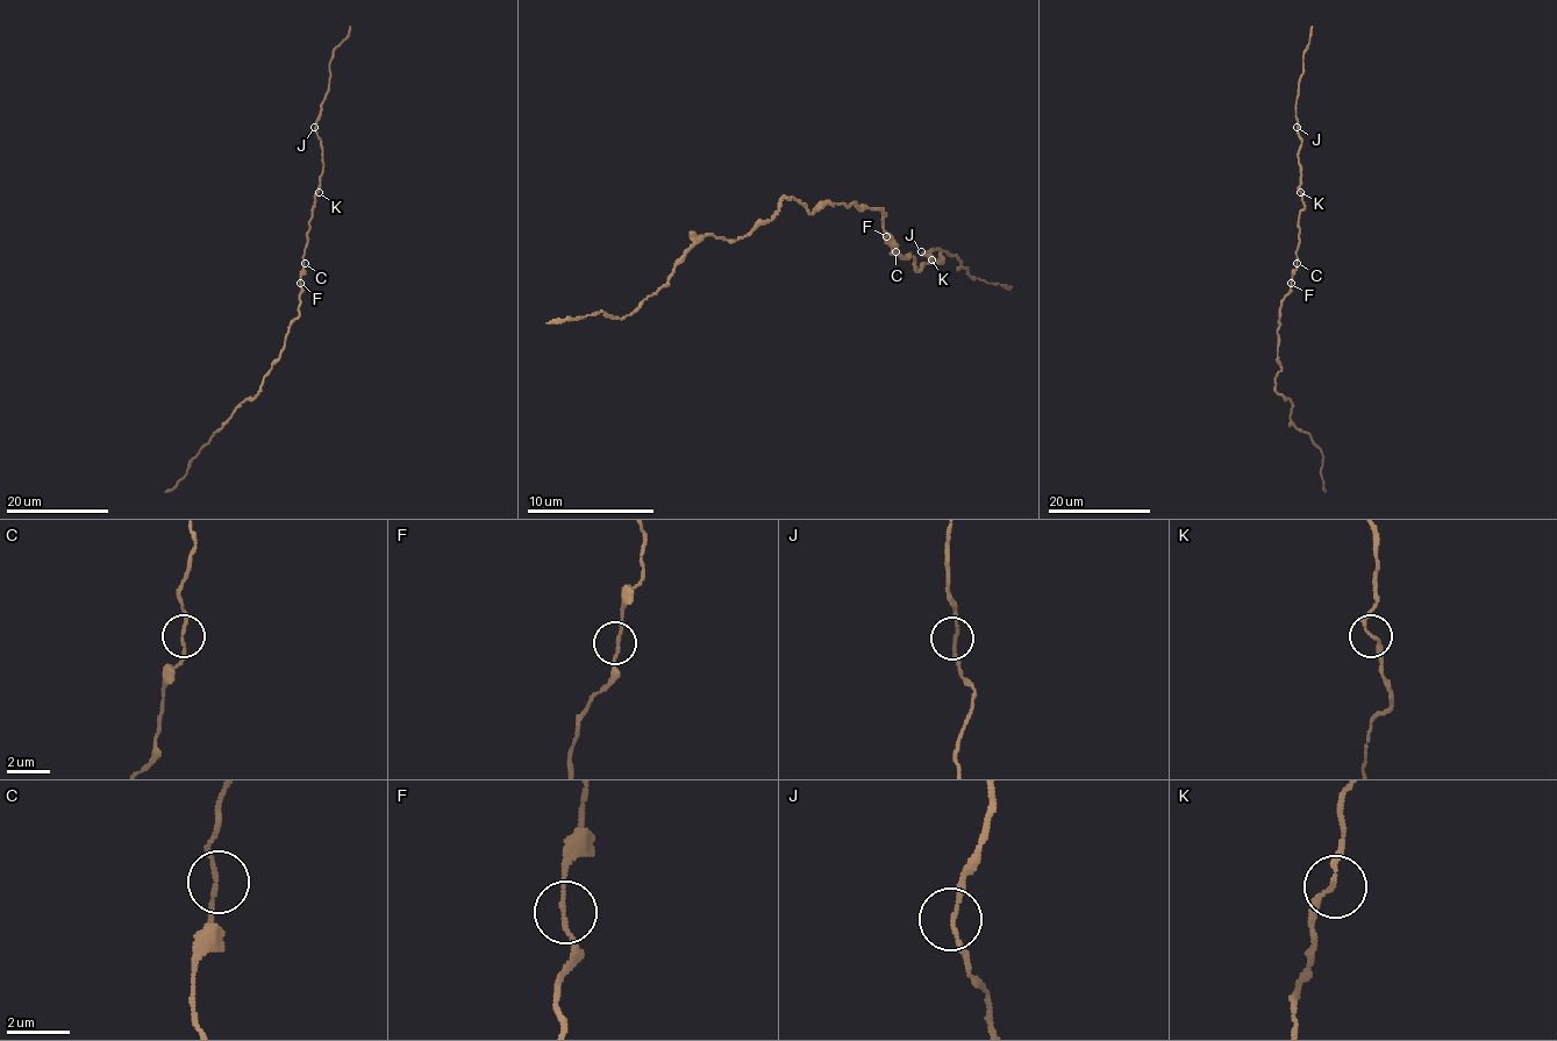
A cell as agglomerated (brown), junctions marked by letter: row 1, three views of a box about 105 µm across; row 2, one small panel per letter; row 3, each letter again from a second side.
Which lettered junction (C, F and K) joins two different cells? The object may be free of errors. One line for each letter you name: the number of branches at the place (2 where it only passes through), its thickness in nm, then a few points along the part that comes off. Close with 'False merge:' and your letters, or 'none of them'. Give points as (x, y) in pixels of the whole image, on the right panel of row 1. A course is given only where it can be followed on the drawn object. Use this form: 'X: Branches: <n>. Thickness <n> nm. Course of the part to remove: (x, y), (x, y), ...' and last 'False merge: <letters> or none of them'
False merge: none of them

